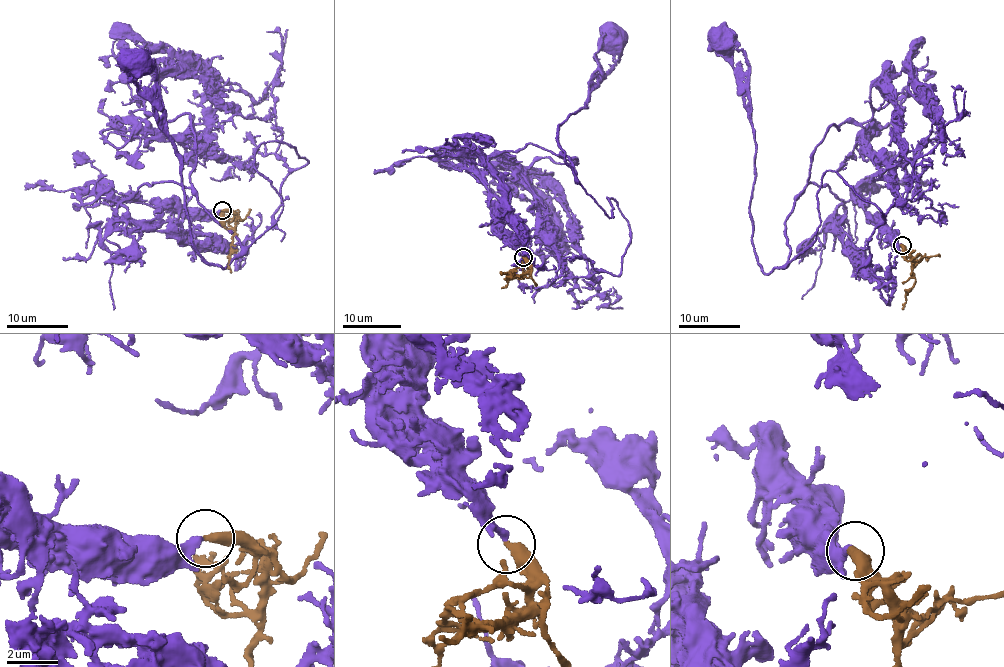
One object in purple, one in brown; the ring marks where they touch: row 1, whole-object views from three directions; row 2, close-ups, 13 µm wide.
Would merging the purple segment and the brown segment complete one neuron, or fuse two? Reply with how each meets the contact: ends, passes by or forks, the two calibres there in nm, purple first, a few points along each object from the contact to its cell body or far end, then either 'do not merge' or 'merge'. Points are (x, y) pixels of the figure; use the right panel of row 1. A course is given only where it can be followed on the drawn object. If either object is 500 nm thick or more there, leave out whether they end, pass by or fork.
purple ends | brown ends | 280/420 nm | purple via (901, 245), (857, 202), (810, 183), (784, 225), (788, 260), (763, 272), (749, 200), (749, 62), (720, 33) | brown via (901, 245), (911, 254), (914, 286), (906, 295), (902, 310) | merge

